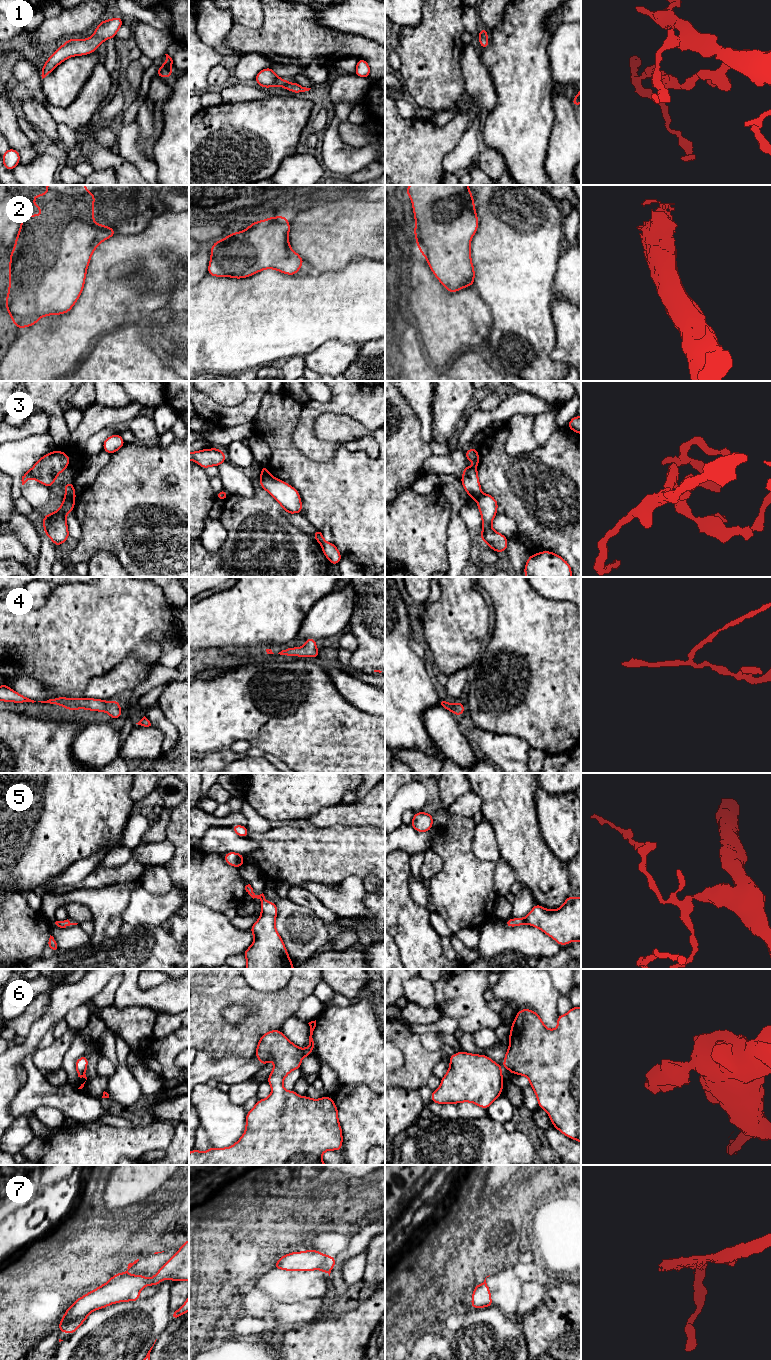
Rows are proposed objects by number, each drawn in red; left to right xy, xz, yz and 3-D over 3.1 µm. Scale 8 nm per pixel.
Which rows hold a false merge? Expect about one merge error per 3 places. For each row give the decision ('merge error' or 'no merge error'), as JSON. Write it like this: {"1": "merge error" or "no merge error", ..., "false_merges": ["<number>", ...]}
{"1": "no merge error", "2": "no merge error", "3": "merge error", "4": "no merge error", "5": "no merge error", "6": "no merge error", "7": "no merge error", "false_merges": ["3"]}

